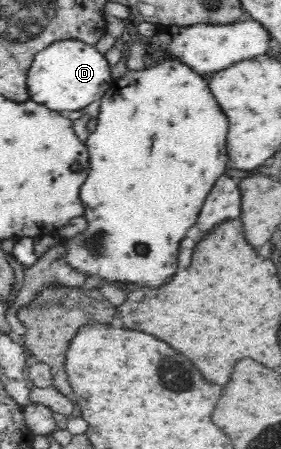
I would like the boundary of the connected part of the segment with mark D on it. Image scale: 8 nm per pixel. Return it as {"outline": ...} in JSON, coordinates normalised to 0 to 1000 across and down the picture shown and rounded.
{"outline":[[[242,85],[203,89],[121,122],[96,165],[96,192],[107,220],[235,254],[235,249],[285,245],[335,223],[356,223],[384,196],[391,200],[402,196],[402,176],[391,165],[391,143],[367,116],[356,116],[331,98],[313,98],[285,87]]]}

